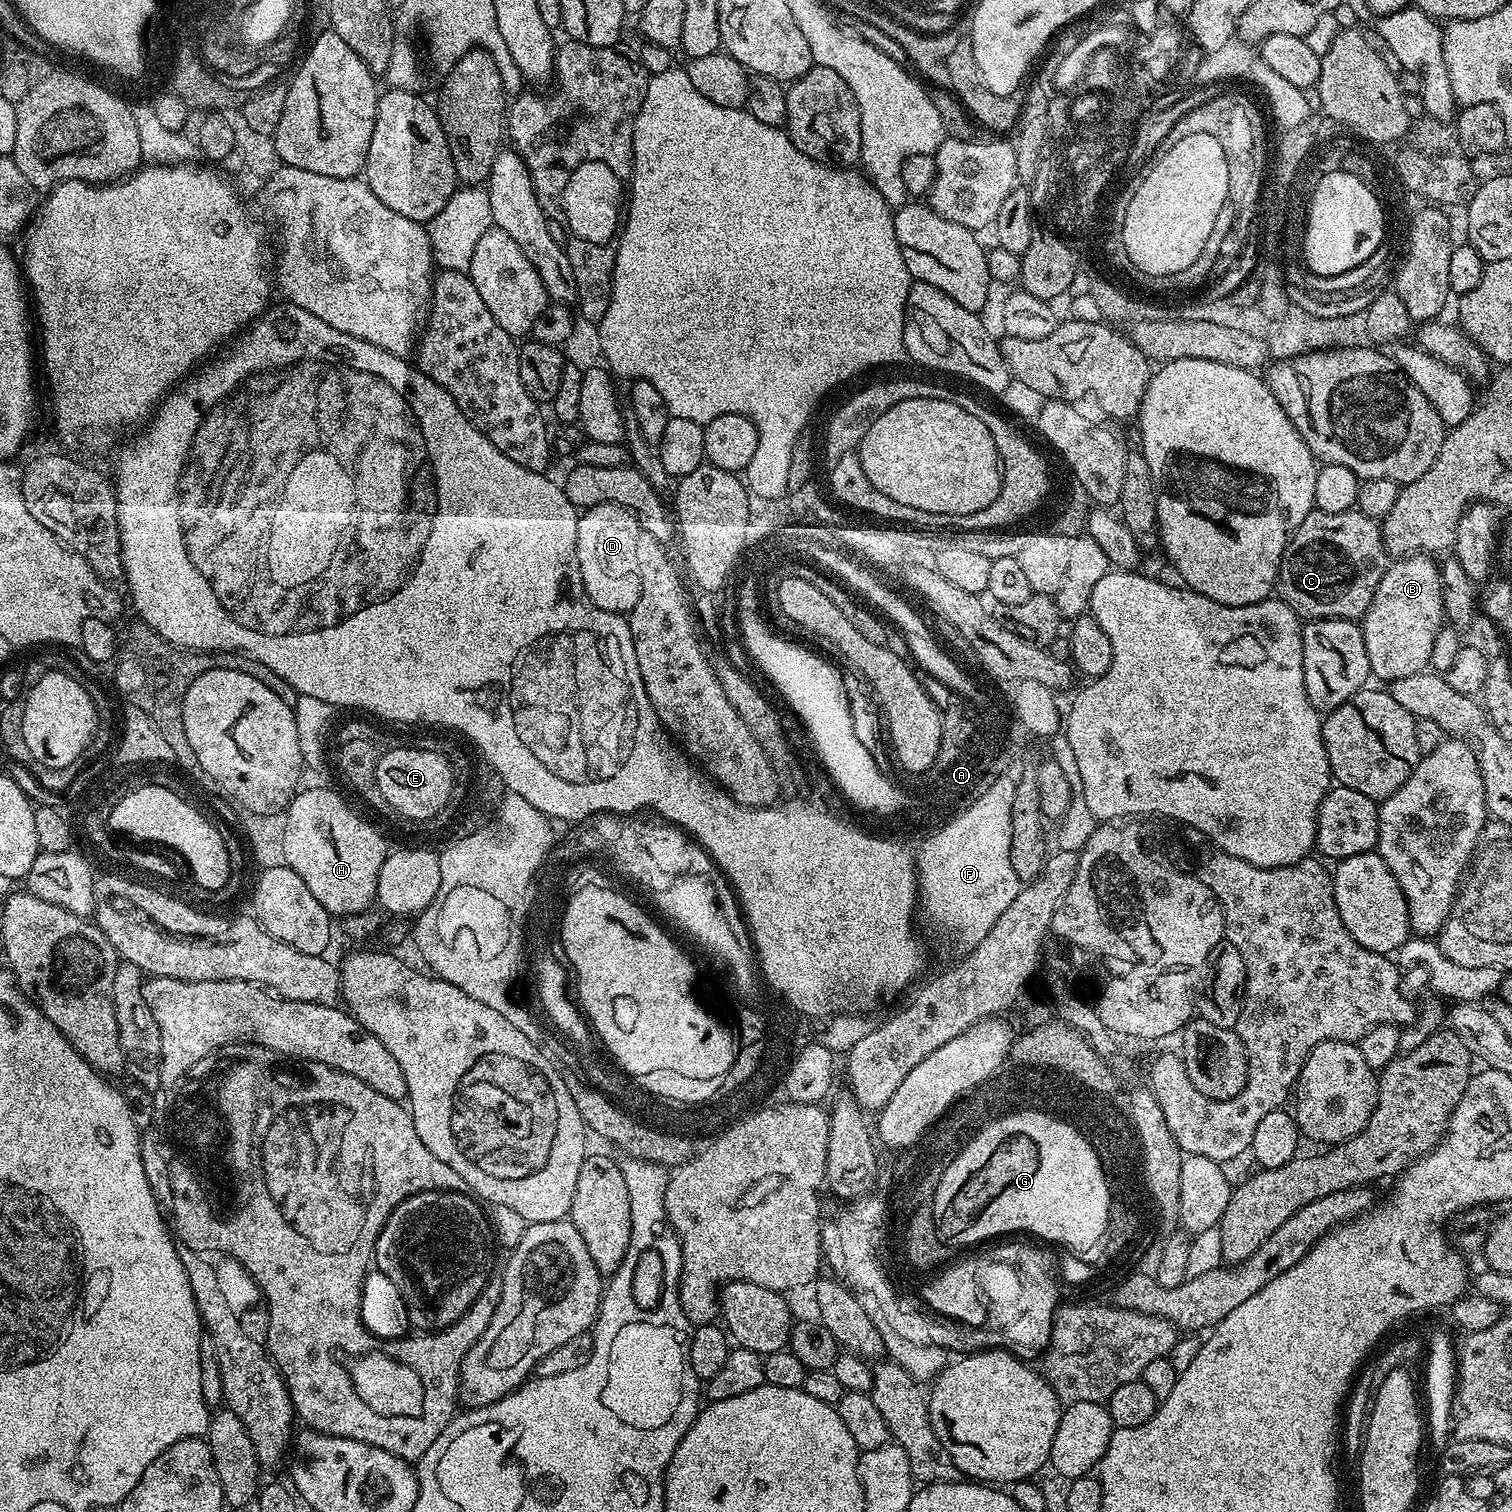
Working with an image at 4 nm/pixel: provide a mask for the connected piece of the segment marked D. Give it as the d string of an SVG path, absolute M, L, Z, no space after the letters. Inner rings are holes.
M617 504L590 506L579 513L576 543L578 570L588 597L600 607L611 609L619 606L629 610L636 603L639 594L636 549L640 532L640 524L634 514Z

